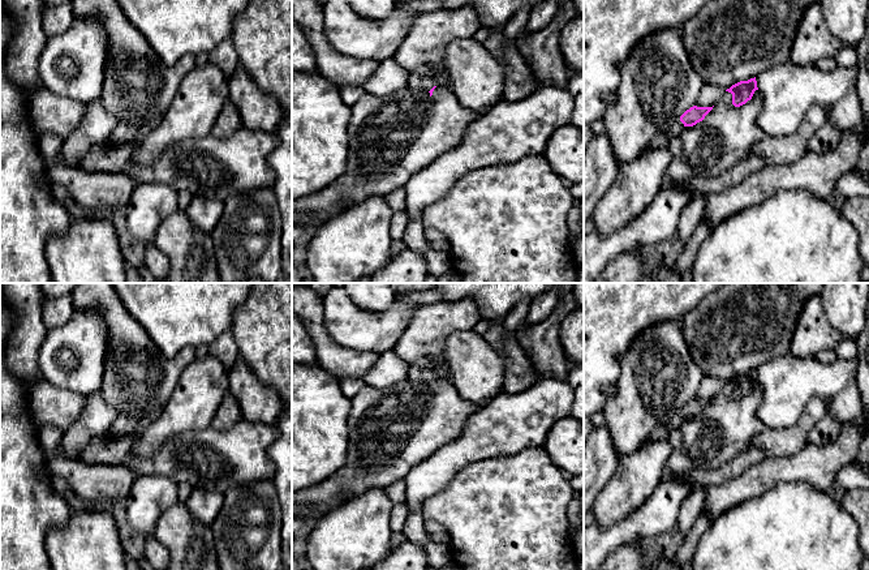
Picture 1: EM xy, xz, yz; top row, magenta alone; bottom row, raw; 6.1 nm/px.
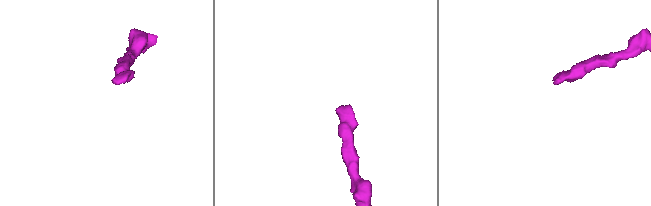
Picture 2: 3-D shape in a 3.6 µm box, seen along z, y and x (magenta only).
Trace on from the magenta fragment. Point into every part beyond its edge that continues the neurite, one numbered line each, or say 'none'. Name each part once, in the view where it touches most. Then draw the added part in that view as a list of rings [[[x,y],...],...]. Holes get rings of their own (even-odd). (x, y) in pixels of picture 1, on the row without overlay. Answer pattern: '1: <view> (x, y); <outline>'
1: xz (420, 376); [[[406,364],[406,367],[408,367],[408,378],[412,382],[417,383],[418,386],[430,383],[435,378],[435,376],[431,372],[423,368],[409,364]]]

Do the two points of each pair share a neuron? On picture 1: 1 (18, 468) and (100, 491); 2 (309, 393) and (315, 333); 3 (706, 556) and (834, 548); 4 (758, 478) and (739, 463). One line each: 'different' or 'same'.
1: different
2: different
3: same
4: different

